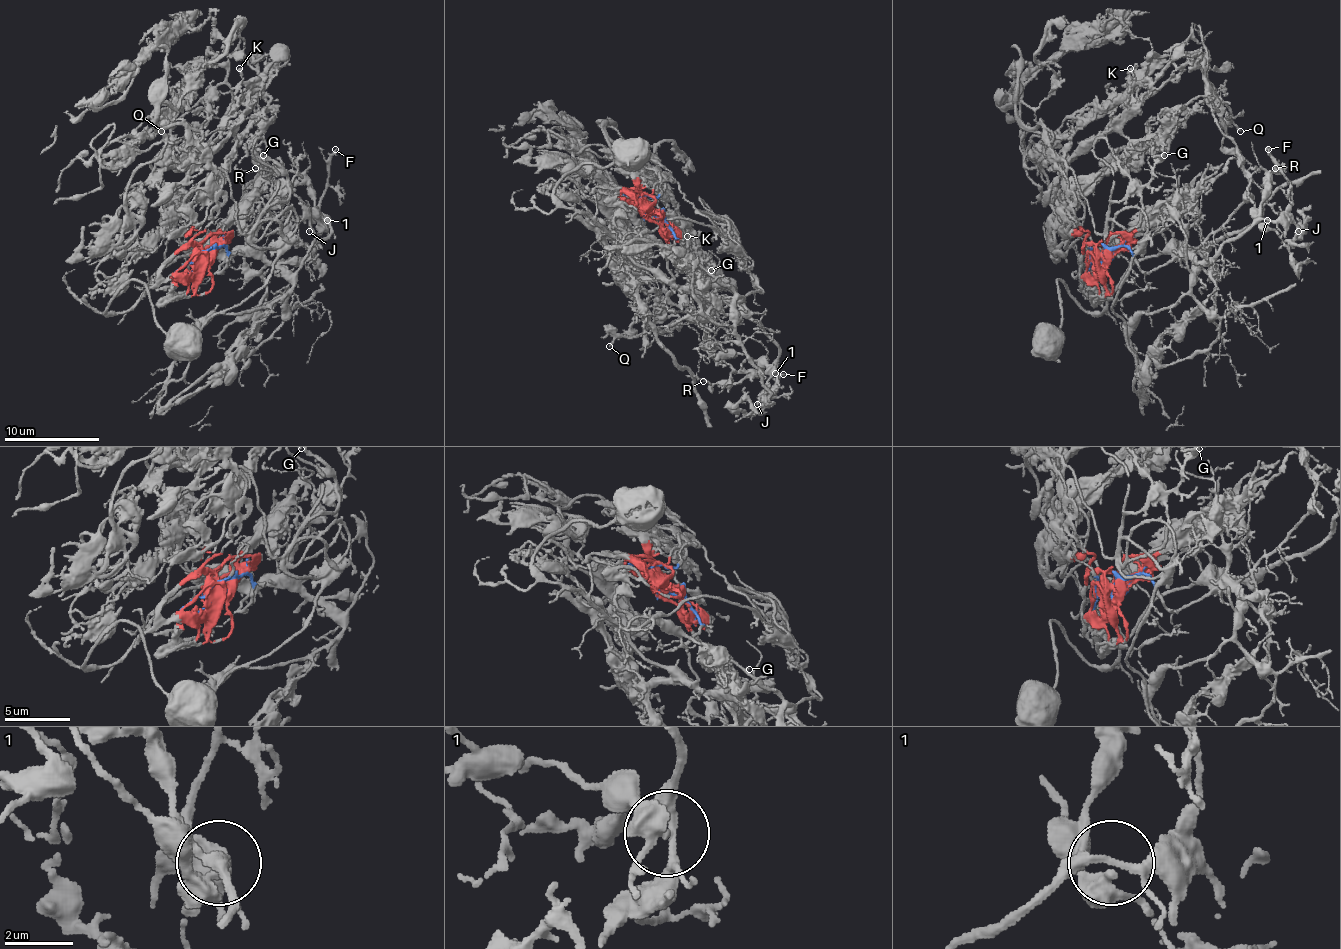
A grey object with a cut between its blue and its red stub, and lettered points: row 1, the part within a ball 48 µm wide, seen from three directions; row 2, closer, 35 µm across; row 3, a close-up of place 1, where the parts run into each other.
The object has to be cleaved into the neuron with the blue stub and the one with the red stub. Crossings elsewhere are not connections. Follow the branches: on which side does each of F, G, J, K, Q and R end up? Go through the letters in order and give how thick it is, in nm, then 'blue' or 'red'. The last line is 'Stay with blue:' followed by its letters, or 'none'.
F: 190 nm thick; blue
G: 180 nm thick; red
J: 140 nm thick; blue
K: 200 nm thick; red
Q: 140 nm thick; red
R: 110 nm thick; blue
Stay with blue: F, J, R

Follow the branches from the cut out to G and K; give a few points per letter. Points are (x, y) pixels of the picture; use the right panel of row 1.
G: (1105, 255), (1086, 239), (1089, 232), (1077, 222), (1077, 201), (1132, 144), (1134, 148), (1160, 146), (1165, 156)
K: (1105, 255), (1086, 239), (1074, 208), (1129, 141), (1122, 125), (1134, 79), (1129, 67)

